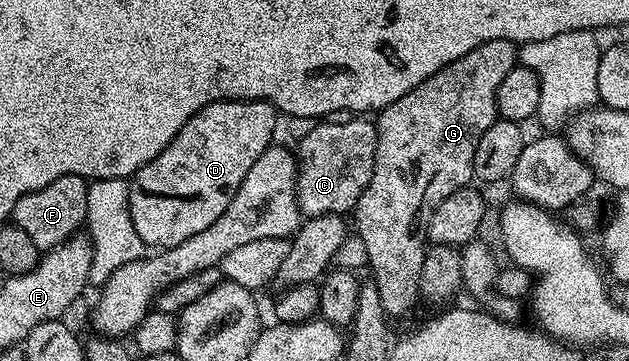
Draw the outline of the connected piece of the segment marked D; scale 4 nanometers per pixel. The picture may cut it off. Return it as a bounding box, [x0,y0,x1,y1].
[129,99,276,249]

